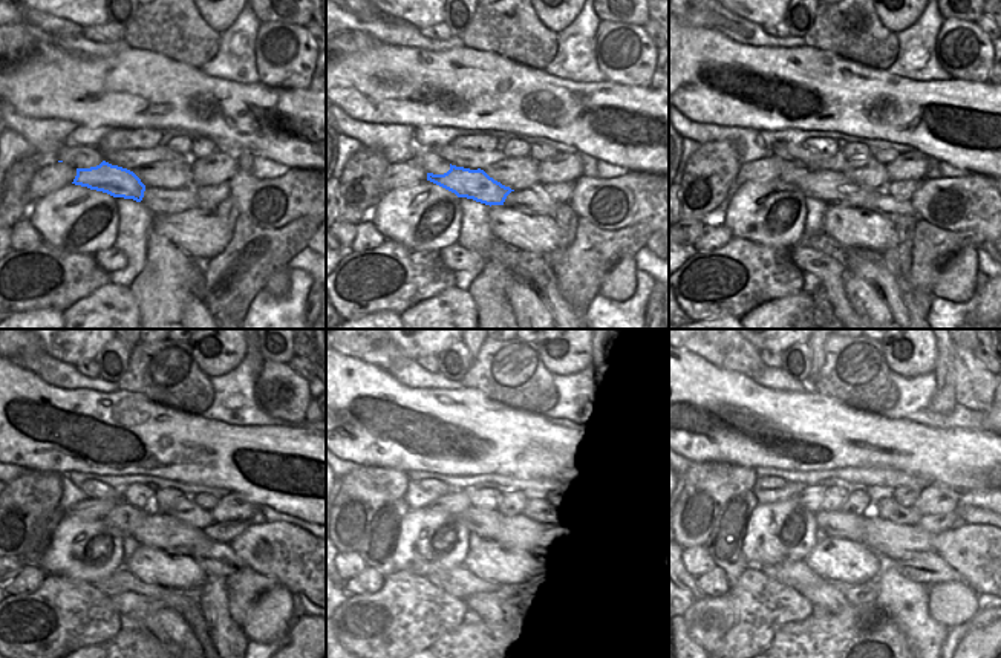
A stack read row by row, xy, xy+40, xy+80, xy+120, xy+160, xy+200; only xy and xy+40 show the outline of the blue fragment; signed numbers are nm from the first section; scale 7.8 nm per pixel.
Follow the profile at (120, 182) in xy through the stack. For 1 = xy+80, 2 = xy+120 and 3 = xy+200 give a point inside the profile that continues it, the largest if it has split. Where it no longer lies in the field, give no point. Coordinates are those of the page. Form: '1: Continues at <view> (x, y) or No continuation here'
1: Continues at xy+80 (833, 187)
2: Continues at xy+120 (156, 530)
3: Continues at xy+200 (836, 522)

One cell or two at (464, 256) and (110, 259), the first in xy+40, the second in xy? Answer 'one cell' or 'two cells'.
one cell

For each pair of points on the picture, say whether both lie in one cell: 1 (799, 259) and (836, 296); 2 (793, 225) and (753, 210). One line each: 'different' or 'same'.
1: same
2: same

